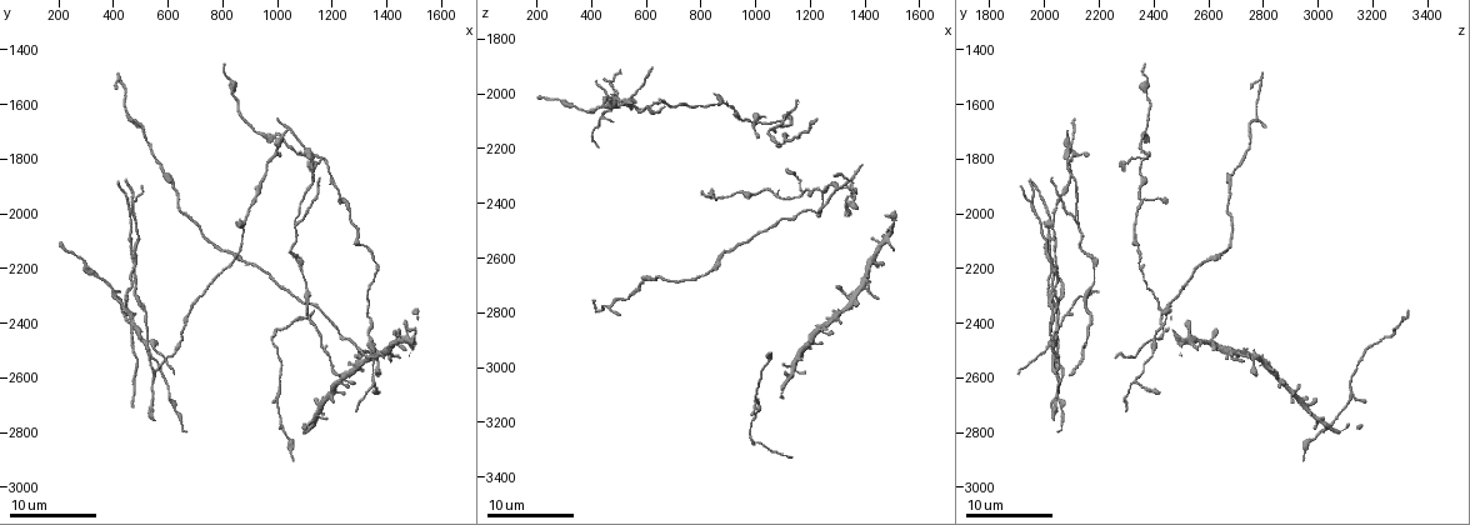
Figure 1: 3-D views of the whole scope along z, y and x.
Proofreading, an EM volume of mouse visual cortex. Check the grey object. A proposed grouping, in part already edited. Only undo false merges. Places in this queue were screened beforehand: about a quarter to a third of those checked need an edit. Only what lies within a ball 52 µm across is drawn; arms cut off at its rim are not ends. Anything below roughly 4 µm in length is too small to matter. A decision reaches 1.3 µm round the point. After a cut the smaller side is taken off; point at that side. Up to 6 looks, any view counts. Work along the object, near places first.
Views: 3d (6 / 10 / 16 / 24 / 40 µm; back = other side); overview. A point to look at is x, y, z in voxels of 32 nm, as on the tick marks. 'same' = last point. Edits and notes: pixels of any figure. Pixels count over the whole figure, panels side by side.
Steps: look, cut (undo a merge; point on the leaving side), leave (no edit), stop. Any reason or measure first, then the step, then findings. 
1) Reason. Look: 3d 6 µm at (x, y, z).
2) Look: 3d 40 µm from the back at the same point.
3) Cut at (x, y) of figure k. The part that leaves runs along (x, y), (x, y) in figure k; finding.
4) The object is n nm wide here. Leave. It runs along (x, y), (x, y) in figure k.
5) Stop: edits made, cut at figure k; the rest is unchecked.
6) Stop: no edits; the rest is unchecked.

Calibre changes. Look: 3d 10 µm at (450, 1650, 2770).

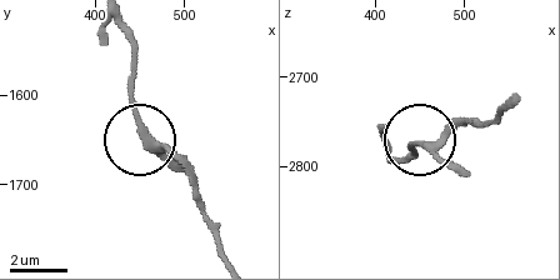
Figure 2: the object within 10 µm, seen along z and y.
Leave. It runs along (226, 258), (188, 171), (140, 136), (130, 66) in figure 2; one neuron here.

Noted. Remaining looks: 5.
Sudden change in width. Look: 3d 16 µm at (620, 1900, 2680).

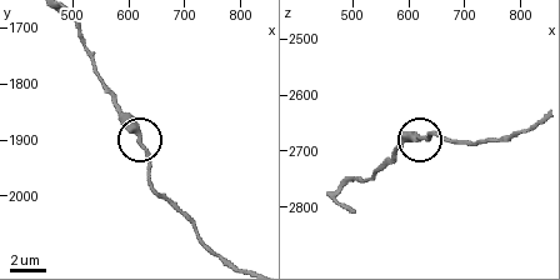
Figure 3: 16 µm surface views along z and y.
The object is 240 nm wide here. Leave. One neuron here.

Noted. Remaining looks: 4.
Looks like a crossing. Look: 3d 10 µm at (570, 2580, 2060).

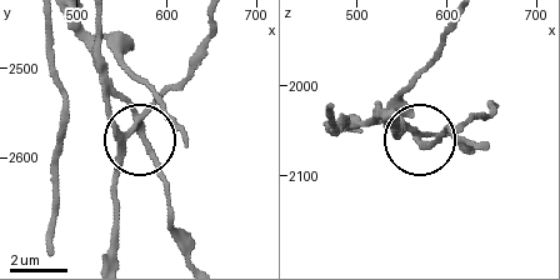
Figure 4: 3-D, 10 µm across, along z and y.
The side arm is 9 µm long. Cut at (111, 93) of figure 4. The part that leaves runs along (140, 118), (180, 76), (209, 26) in figure 4; a second neuron is stuck on.

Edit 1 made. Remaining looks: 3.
Stop: edits made, cut at figure 4; the rest is unchecked.

